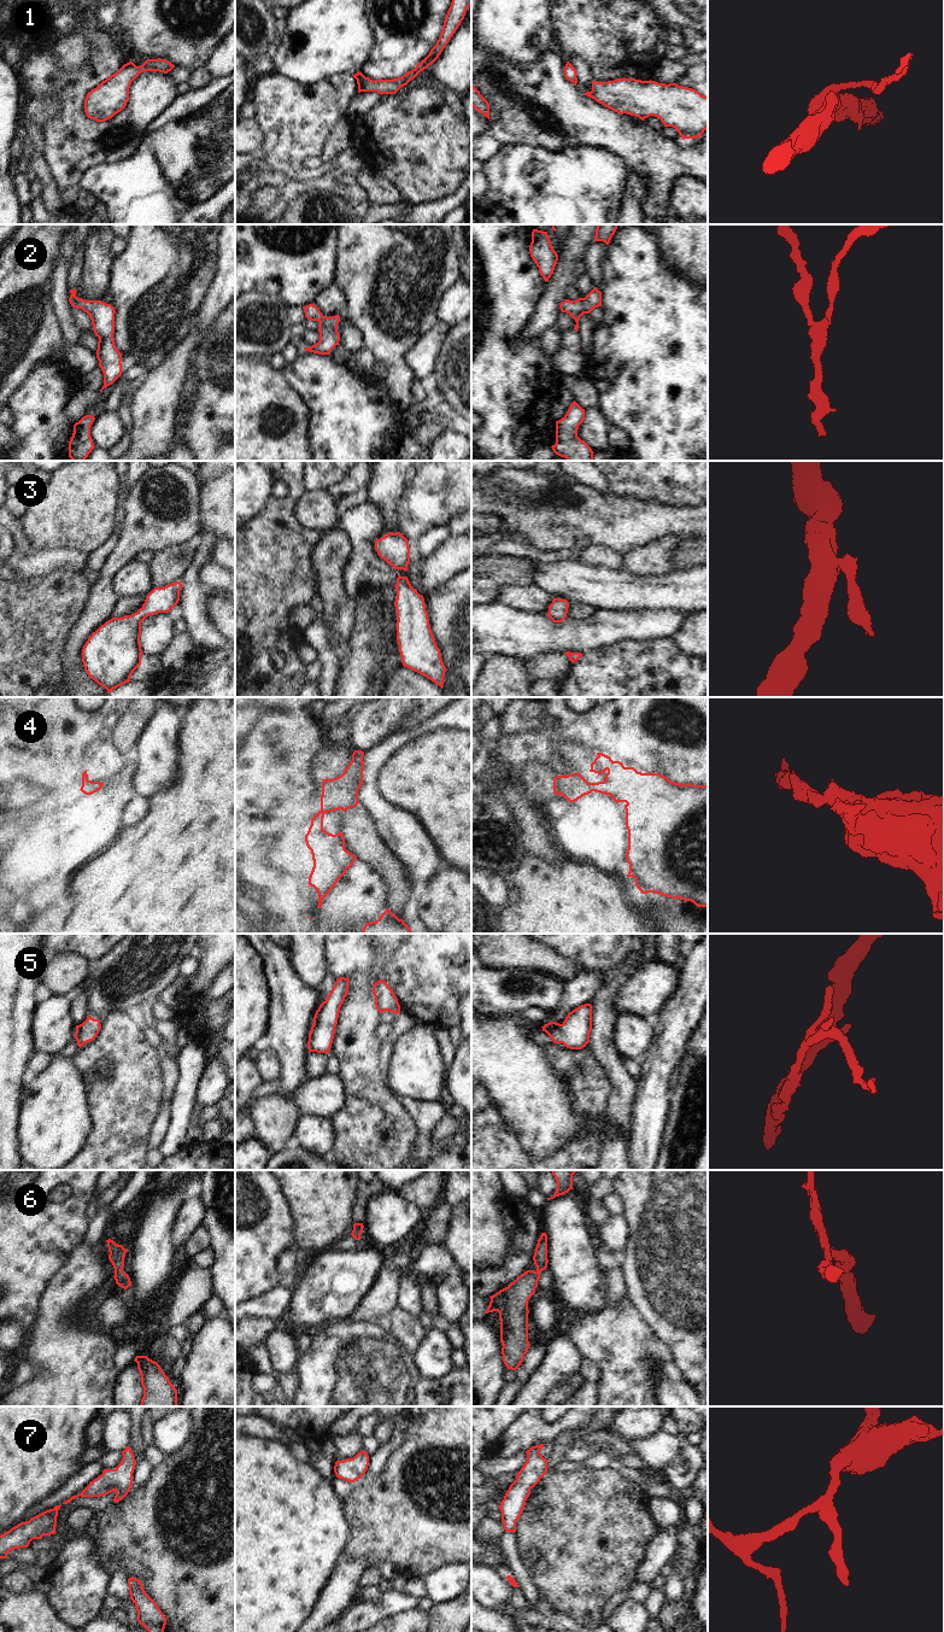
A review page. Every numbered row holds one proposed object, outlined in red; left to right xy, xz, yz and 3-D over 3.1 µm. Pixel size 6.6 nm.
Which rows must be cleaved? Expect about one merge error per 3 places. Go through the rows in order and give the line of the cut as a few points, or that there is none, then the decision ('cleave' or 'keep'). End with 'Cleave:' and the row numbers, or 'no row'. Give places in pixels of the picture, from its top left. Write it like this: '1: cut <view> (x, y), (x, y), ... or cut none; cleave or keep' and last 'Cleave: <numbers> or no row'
1: cut none; keep
2: cut none; keep
3: cut none; keep
4: cut yz (588, 783), (592, 790); cleave
5: cut none; keep
6: cut none; keep
7: cut none; keep
Cleave: 4

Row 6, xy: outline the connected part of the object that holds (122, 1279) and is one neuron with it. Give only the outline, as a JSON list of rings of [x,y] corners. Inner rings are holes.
[[[106,1240],[109,1247],[109,1259],[115,1268],[115,1280],[118,1286],[127,1289],[131,1286],[131,1281],[128,1274],[123,1271],[124,1257],[129,1250],[125,1250],[122,1245],[116,1244],[113,1240]]]

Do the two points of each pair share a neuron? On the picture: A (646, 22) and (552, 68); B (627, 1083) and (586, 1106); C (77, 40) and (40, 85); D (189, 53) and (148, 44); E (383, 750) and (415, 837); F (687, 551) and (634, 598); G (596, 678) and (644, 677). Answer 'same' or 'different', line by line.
A: different
B: different
C: different
D: same
E: same
F: different
G: same

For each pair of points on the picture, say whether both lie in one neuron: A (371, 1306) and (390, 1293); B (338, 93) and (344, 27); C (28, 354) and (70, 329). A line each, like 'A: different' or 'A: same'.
A: same
B: different
C: different

